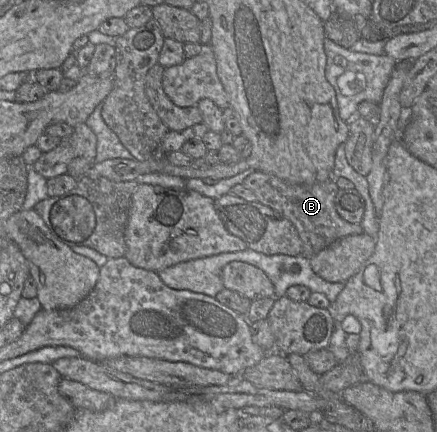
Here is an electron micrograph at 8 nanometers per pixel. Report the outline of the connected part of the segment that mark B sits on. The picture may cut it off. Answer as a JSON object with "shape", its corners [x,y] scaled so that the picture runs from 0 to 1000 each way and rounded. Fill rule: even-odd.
{"shape":[[[584,396],[565,407],[554,426],[584,449],[593,470],[641,493],[673,521],[693,565],[689,593],[707,602],[778,551],[833,539],[824,519],[794,514],[769,488],[767,454],[773,433],[764,414],[696,428]]]}

